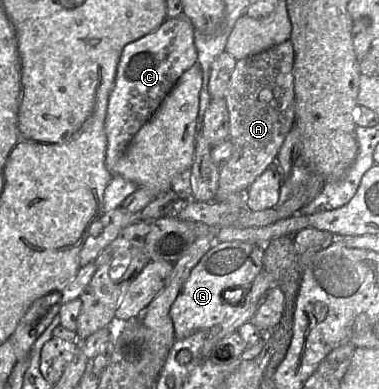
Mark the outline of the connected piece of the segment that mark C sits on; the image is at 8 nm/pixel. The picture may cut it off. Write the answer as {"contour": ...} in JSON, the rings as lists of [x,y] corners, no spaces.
{"contour":[[[187,17],[167,18],[158,29],[123,48],[117,65],[114,86],[109,94],[104,122],[107,137],[105,166],[113,175],[115,175],[115,165],[131,139],[151,118],[181,75],[197,62],[194,32],[195,27]]]}

